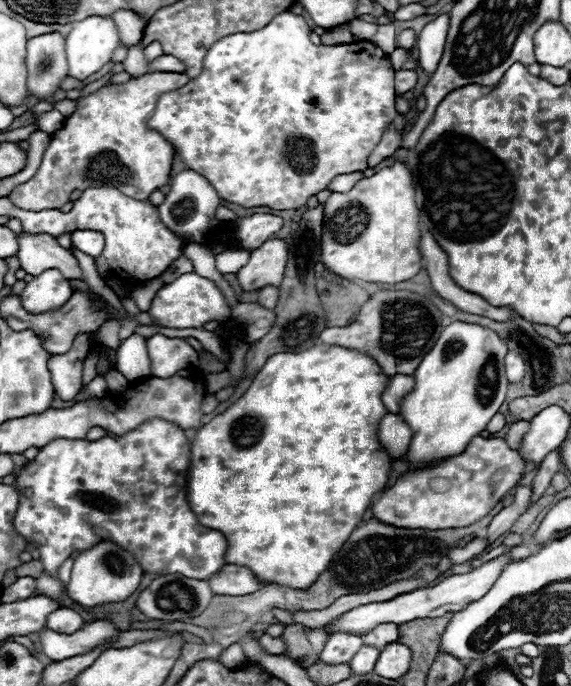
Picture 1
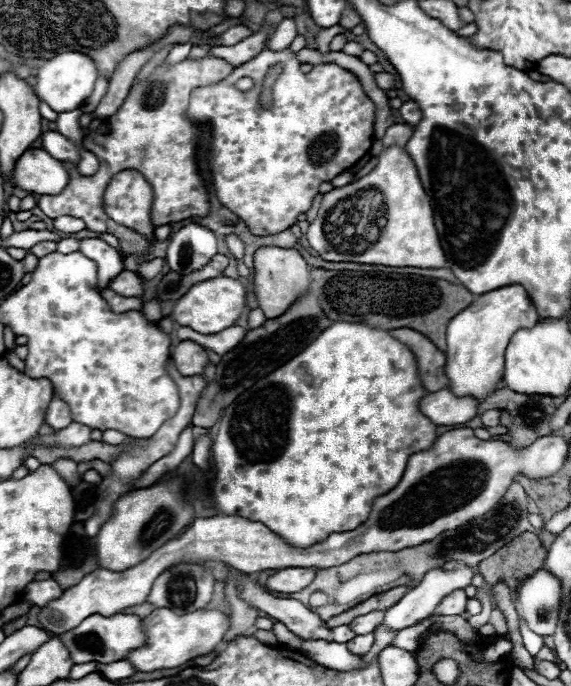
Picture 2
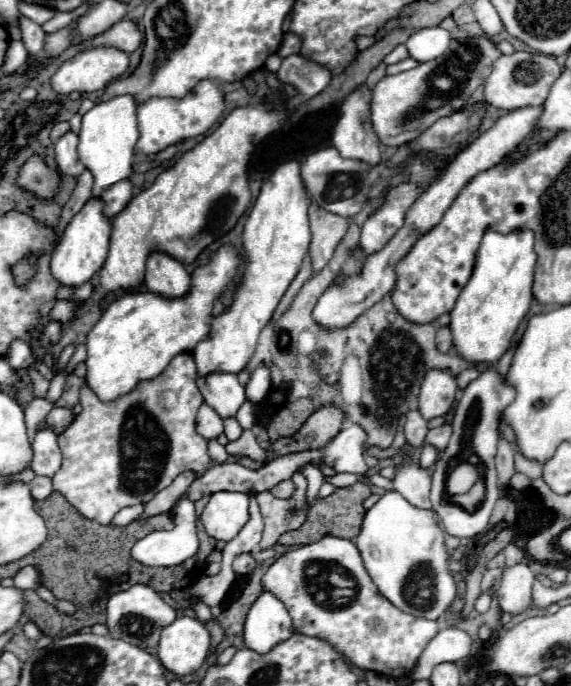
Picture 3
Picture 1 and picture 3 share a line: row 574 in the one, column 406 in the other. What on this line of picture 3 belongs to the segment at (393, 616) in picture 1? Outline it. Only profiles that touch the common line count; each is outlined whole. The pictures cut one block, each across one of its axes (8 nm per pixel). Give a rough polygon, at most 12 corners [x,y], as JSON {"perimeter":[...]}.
{"perimeter":[[410,456],[396,466],[394,490],[410,504],[432,508],[428,468]]}

